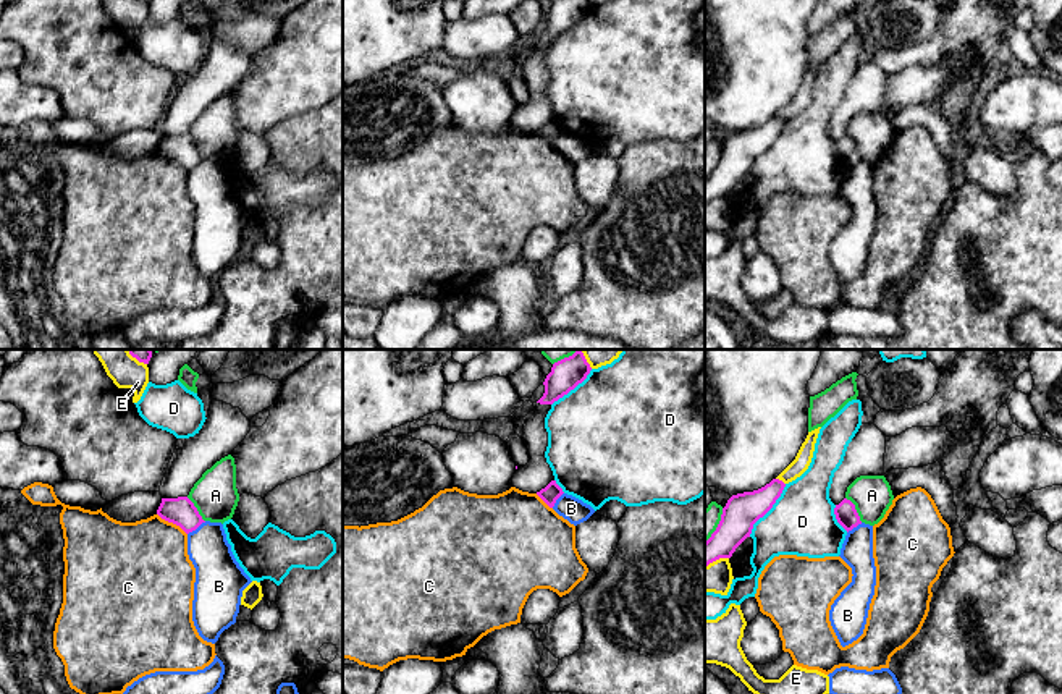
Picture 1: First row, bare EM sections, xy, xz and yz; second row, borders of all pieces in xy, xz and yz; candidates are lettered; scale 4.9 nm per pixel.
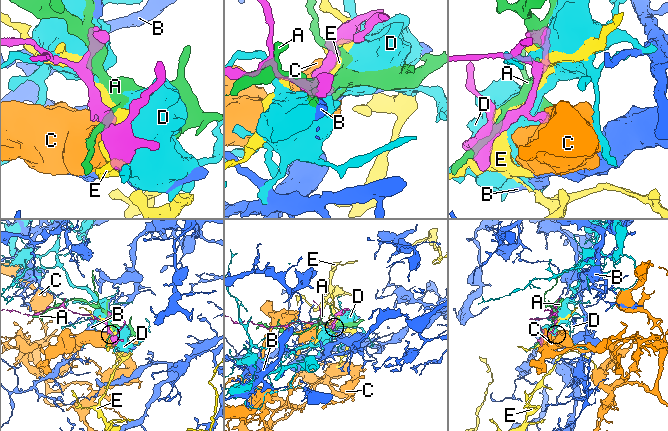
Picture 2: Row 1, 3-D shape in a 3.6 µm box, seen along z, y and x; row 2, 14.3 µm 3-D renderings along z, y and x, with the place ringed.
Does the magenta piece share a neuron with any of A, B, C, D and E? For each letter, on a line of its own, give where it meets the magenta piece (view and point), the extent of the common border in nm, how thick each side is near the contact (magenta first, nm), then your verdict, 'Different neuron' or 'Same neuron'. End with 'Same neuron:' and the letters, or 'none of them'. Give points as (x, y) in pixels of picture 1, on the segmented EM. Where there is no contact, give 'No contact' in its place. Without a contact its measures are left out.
A: Touches magenta at yz (855, 510). Shared border 150 nm. Thickness 110 nm (magenta) against 200 nm. Different neuron
B: Touches magenta at xy (196, 528). Shared border 120 nm. Thickness 140 nm (magenta) against 220 nm. Different neuron
C: Touches magenta at xy (172, 521). Shared border 190 nm. Thickness 140 nm (magenta) against 420 nm. Different neuron
D: Touches magenta at yz (768, 510). Shared border 320 nm. Thickness 170 nm (magenta) against 320 nm. Different neuron
E: Touches magenta at yz (781, 481). Shared border 60 nm. Thickness 170 nm (magenta) against 80 nm. Different neuron
Same neuron: none of them

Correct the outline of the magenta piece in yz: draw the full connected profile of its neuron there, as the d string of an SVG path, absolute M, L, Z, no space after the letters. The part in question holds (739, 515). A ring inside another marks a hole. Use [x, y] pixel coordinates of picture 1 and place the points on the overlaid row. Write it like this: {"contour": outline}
{"contour": "M773 479L758 490L732 495L723 508L716 531L705 542L705 566L719 558L731 558L750 537L753 524L773 508L784 487L782 480Z"}

